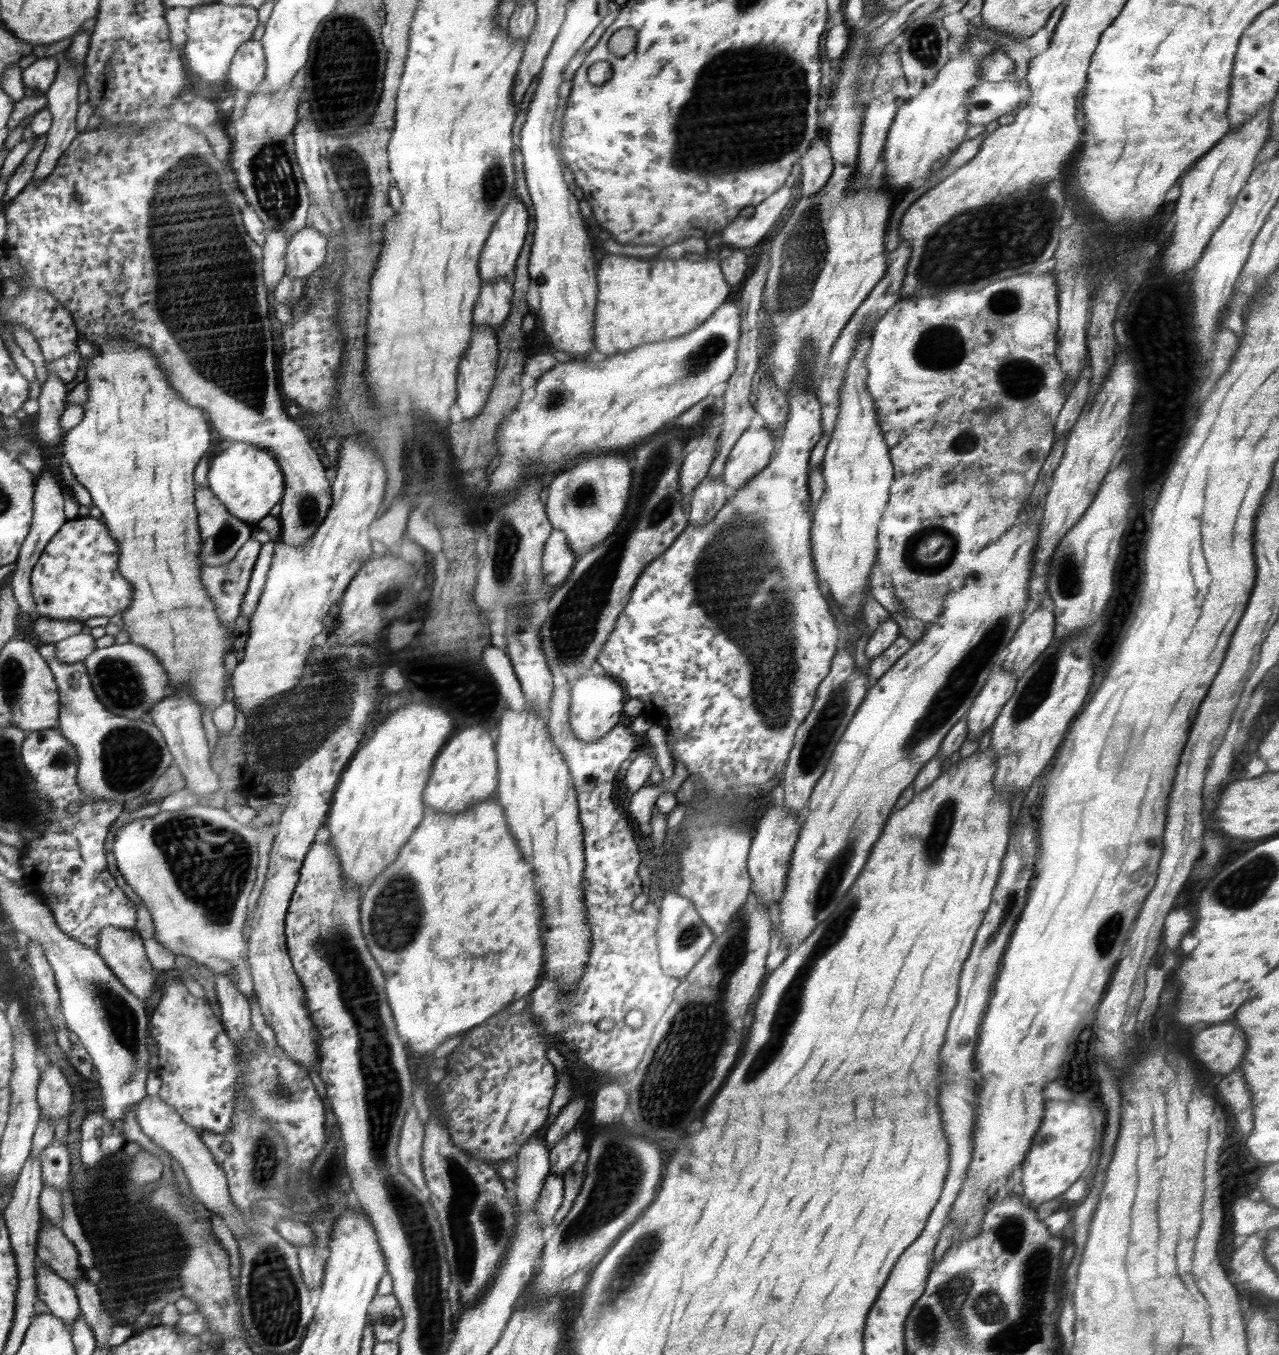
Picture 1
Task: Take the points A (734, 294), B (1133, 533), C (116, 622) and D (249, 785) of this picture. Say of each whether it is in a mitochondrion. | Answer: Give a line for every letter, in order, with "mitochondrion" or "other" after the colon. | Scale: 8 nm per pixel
A: other
B: other
C: other
D: other

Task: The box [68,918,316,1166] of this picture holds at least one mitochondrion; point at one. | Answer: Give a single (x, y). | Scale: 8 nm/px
(120, 1015)

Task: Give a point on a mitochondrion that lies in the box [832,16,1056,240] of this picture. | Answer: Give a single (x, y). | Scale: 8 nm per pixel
(924, 41)

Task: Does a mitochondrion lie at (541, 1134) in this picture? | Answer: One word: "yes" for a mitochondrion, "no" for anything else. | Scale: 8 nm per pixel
no

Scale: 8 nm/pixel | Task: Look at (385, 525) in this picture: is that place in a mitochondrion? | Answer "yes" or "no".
no

